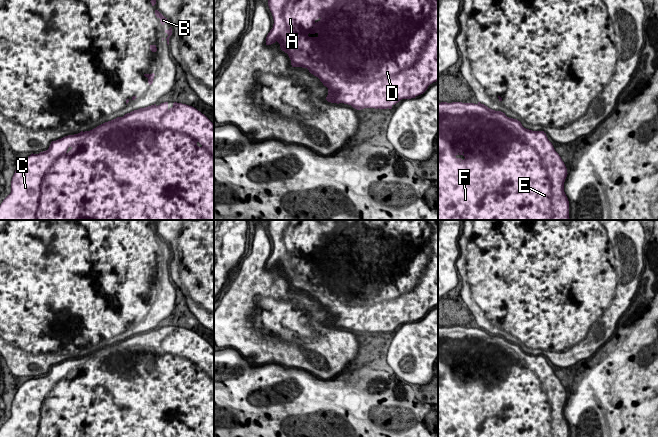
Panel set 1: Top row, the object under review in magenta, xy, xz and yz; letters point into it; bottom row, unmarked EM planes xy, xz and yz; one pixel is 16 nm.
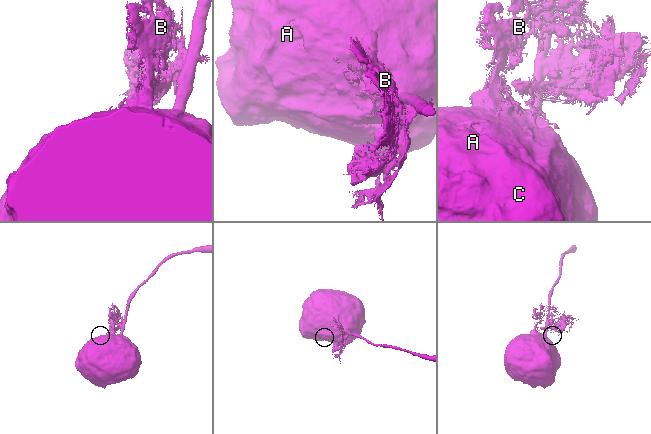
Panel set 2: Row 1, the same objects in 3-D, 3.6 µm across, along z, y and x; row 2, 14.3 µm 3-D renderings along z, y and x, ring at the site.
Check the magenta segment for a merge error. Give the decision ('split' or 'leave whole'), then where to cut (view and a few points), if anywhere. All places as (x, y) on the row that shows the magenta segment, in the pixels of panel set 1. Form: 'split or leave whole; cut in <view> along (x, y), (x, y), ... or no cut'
split; cut in yz along (519, 121), (517, 130), (509, 134), (499, 124), (493, 164)

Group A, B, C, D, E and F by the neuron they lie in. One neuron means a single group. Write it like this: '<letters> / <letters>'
A C D E F / B

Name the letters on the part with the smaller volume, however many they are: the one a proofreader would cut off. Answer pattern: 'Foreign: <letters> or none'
Foreign: B

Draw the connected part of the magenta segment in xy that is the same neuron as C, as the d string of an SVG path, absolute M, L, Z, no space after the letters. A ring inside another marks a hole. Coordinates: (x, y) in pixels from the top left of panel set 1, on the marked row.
M173 103L173 107L170 108L161 118L159 124L132 122L125 123L123 118L113 119L105 122L90 131L81 131L78 134L68 135L56 141L52 141L49 148L46 151L39 154L31 154L21 161L18 165L11 181L11 193L3 200L0 205L0 220L214 220L214 124L196 108L182 104ZM125 133L127 138L127 145L120 147L115 142Z

